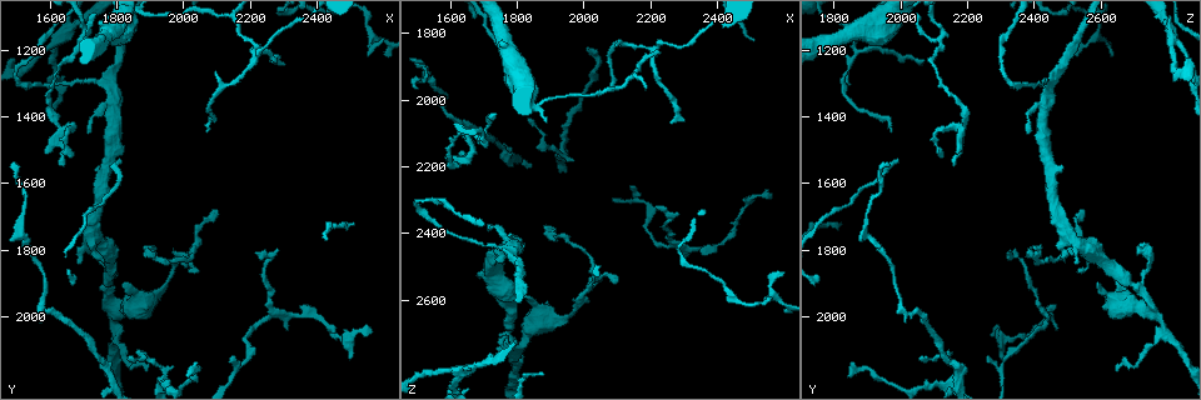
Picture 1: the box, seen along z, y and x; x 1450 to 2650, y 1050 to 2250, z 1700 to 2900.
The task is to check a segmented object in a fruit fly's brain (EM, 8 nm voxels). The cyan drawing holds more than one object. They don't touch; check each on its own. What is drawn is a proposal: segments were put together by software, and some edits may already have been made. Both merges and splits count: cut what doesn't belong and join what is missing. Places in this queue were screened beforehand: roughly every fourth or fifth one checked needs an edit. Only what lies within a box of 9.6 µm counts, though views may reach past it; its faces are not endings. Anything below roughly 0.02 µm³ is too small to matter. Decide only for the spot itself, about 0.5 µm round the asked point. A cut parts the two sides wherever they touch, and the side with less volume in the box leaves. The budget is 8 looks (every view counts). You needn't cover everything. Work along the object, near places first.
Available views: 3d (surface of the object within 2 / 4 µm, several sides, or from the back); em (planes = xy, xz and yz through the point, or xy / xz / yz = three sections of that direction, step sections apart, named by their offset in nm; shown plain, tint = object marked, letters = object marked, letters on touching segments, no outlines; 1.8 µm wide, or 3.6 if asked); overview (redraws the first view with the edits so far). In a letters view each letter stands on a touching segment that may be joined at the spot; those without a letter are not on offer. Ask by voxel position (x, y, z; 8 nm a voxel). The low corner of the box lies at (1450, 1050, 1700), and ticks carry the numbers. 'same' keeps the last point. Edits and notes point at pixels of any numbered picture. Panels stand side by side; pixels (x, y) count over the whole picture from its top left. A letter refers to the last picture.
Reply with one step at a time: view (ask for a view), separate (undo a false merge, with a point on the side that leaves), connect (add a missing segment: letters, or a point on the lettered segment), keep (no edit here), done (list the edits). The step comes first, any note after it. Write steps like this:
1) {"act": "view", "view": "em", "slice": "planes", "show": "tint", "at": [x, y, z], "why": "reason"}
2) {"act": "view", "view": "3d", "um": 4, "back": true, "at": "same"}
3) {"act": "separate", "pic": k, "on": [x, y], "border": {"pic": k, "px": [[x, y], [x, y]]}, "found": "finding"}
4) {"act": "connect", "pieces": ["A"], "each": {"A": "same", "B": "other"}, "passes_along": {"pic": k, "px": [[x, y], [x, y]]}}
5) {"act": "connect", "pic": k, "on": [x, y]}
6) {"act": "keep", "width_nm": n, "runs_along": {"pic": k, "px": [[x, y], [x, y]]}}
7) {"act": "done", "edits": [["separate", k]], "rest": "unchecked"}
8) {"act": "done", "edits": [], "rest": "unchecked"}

{"act": "view", "view": "3d", "um": 4, "at": [2220, 1800, 2320], "why": "free end"}

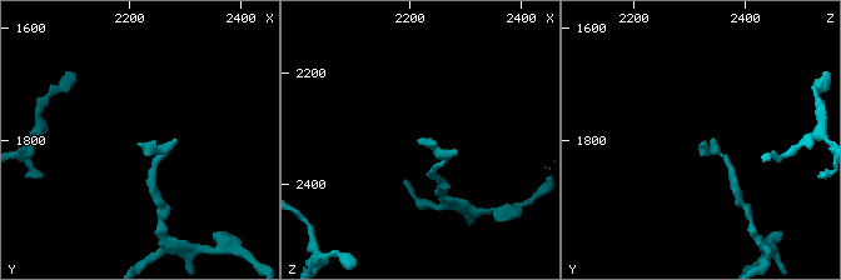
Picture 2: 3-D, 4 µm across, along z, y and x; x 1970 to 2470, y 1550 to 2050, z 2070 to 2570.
{"act": "view", "view": "em", "slice": "planes", "show": "plain", "at": [2210, 1810, 2320], "why": "need the tissue"}

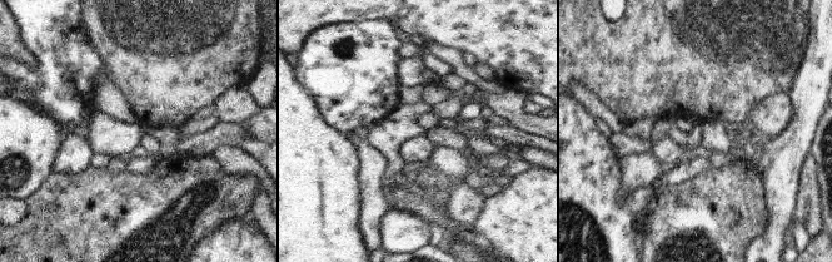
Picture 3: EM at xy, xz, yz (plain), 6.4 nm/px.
{"act": "view", "view": "em", "slice": "planes", "show": "letters", "at": "same", "why": "what lies round it"}

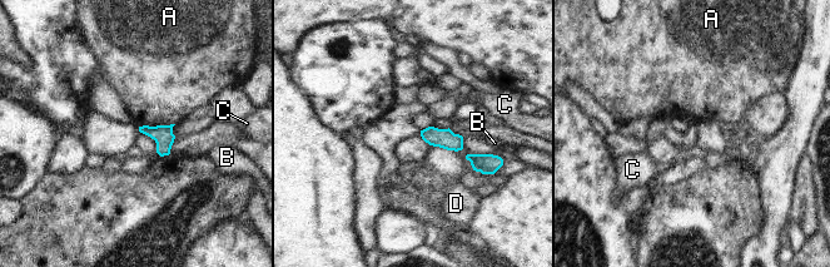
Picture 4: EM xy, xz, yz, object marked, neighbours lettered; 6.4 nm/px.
{"act": "keep", "longest_contact_nm": ["A", 240], "each": {"A": "other", "B": "other", "C": "other", "D": "other"}, "border": {"pic": 4, "px": [[174, 123], [139, 127]]}, "found": "none of them fits"}

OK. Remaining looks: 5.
{"act": "view", "view": "3d", "um": 2, "at": [1820, 1970, 2730], "why": "thin arm on a thick one"}

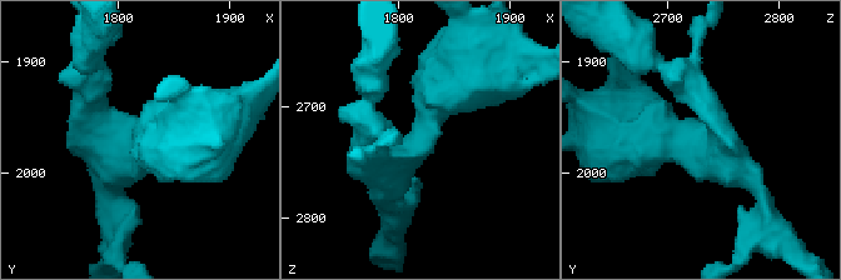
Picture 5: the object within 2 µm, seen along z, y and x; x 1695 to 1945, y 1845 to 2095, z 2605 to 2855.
{"act": "view", "view": "em", "slice": "xy", "step": 4, "show": "tint", "at": [1818, 1970, 2730], "arms": 3, "arm_widths_nm": [180, 220, 550], "why": "now the EM"}

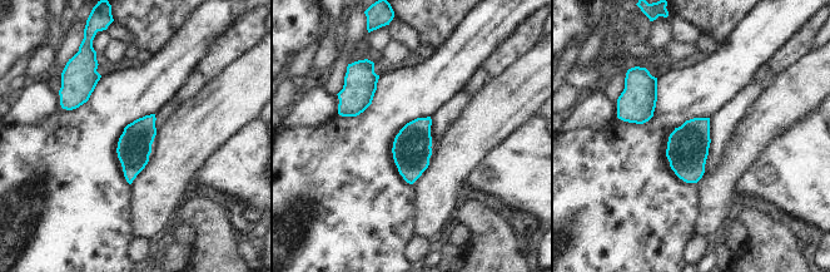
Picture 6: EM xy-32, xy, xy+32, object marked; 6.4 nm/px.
{"act": "view", "view": "em", "slice": "planes", "show": "letters", "at": "same", "why": "another direction"}

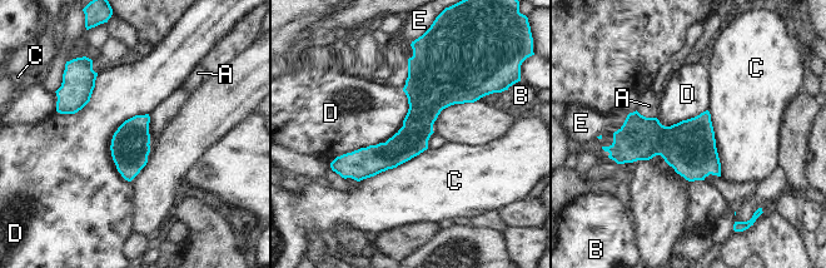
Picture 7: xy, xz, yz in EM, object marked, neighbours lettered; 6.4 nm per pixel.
{"act": "keep", "width_nm": 200, "each": {"A": "other", "B": "other", "C": "other", "D": "other", "E": "other"}, "border": {"pic": 7, "px": [[403, 89], [403, 124], [331, 163]]}, "found": "all the same neuron"}

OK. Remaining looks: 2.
{"act": "view", "view": "em", "slice": "planes", "show": "letters", "at": [2560, 2040, 2300], "why": "tapers out"}

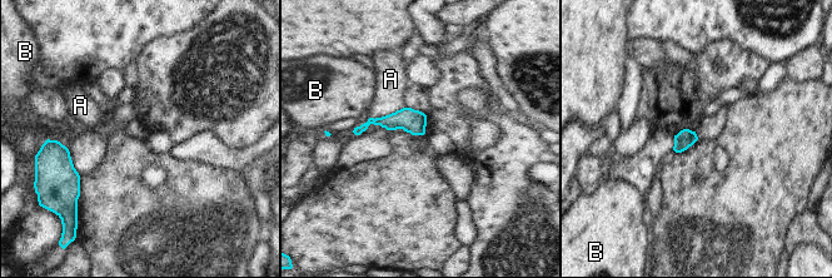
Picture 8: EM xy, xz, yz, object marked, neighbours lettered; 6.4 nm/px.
{"act": "keep", "width_nm": 120, "each": {"A": "other", "B": "other"}, "found": "none of them fits"}

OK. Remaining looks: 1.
{"act": "done", "edits": [], "rest": "unchecked"}

